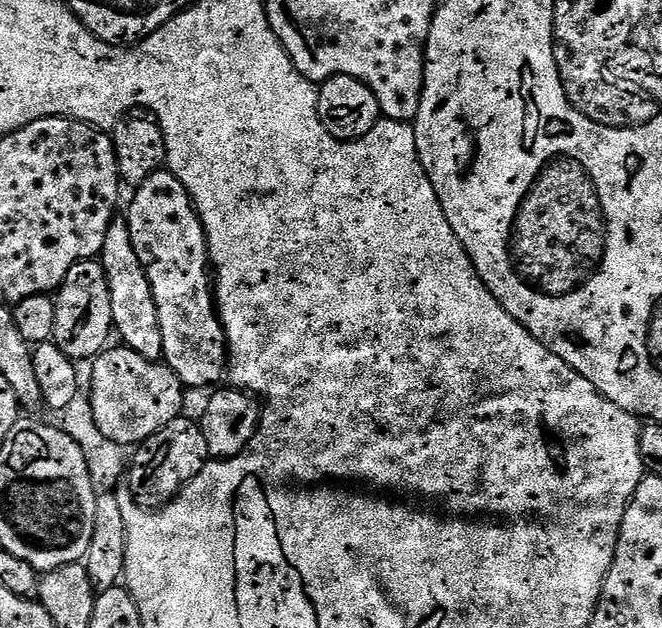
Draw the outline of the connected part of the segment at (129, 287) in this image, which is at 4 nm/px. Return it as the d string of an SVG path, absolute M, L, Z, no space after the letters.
M127 219L112 221L106 234L106 242L98 257L106 270L110 282L110 302L114 306L114 328L127 347L133 348L142 358L159 361L164 355L162 346L162 326L158 322L158 306L154 302L152 287L148 281L142 262L134 252L134 242L130 236Z

